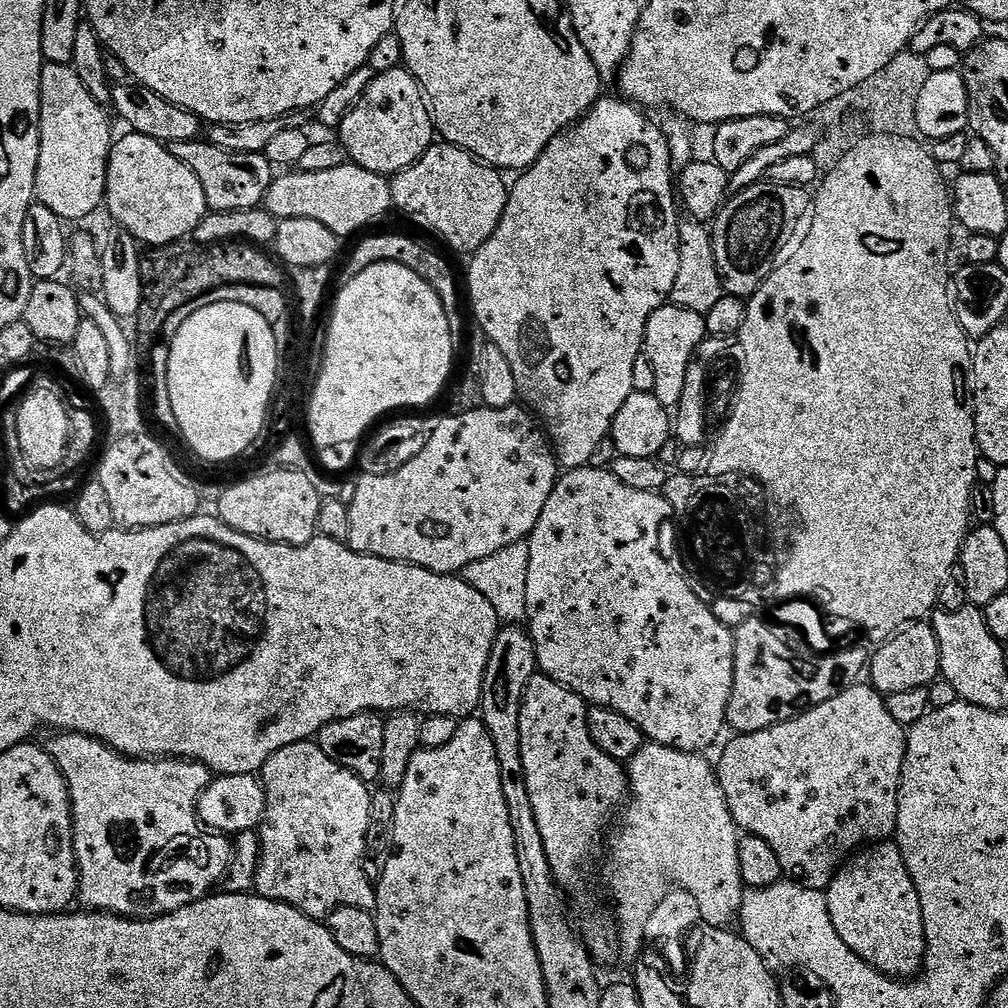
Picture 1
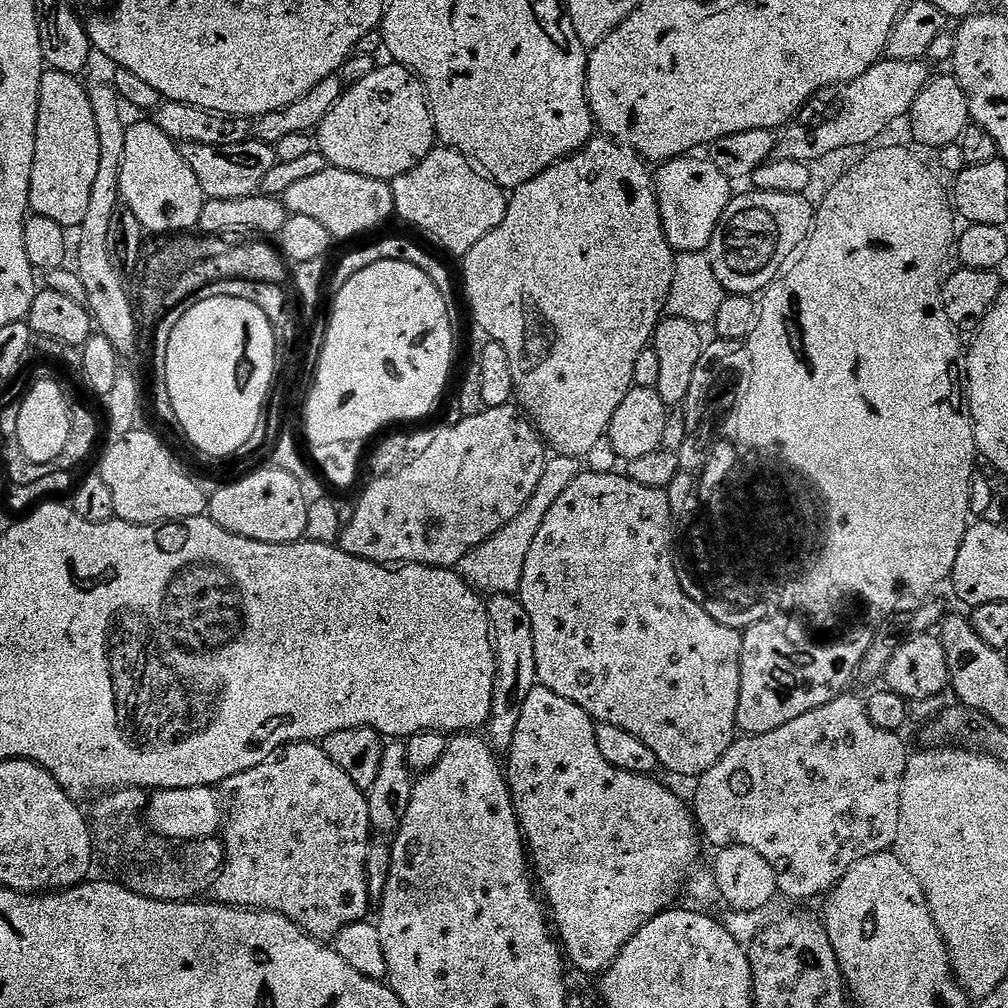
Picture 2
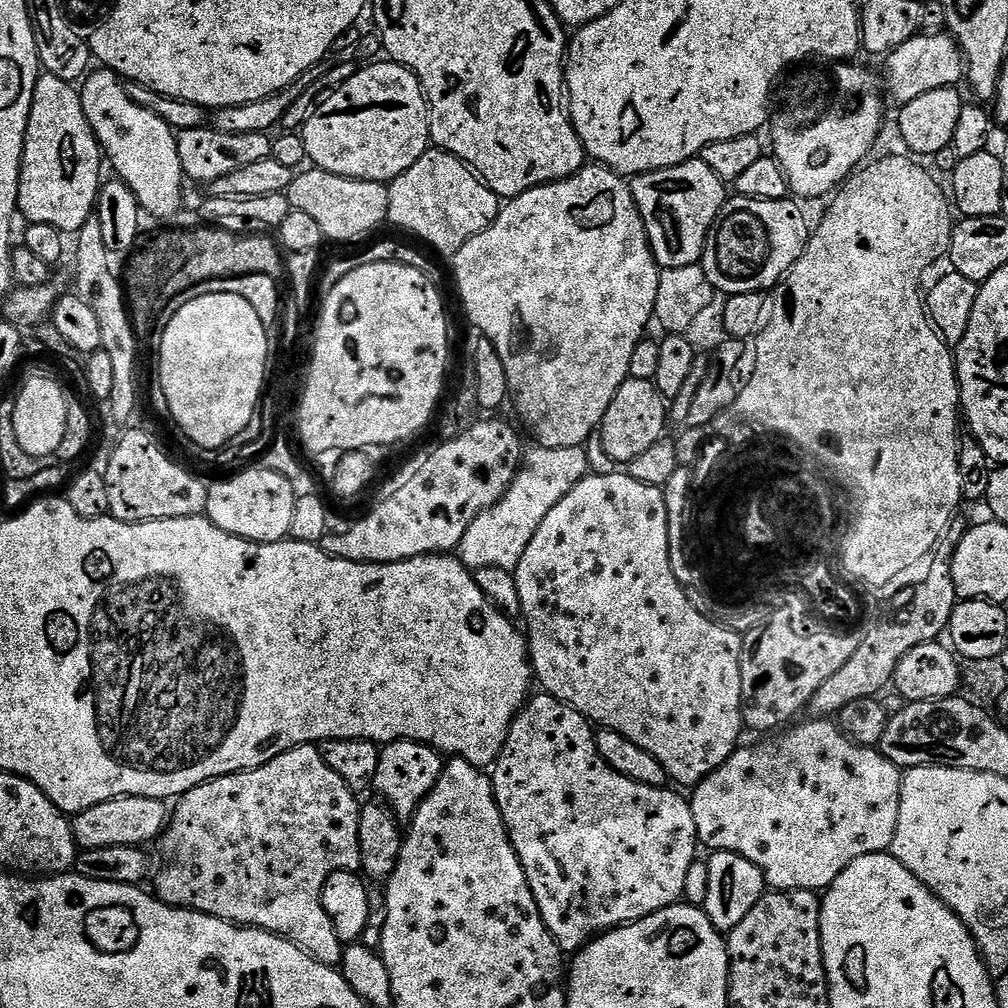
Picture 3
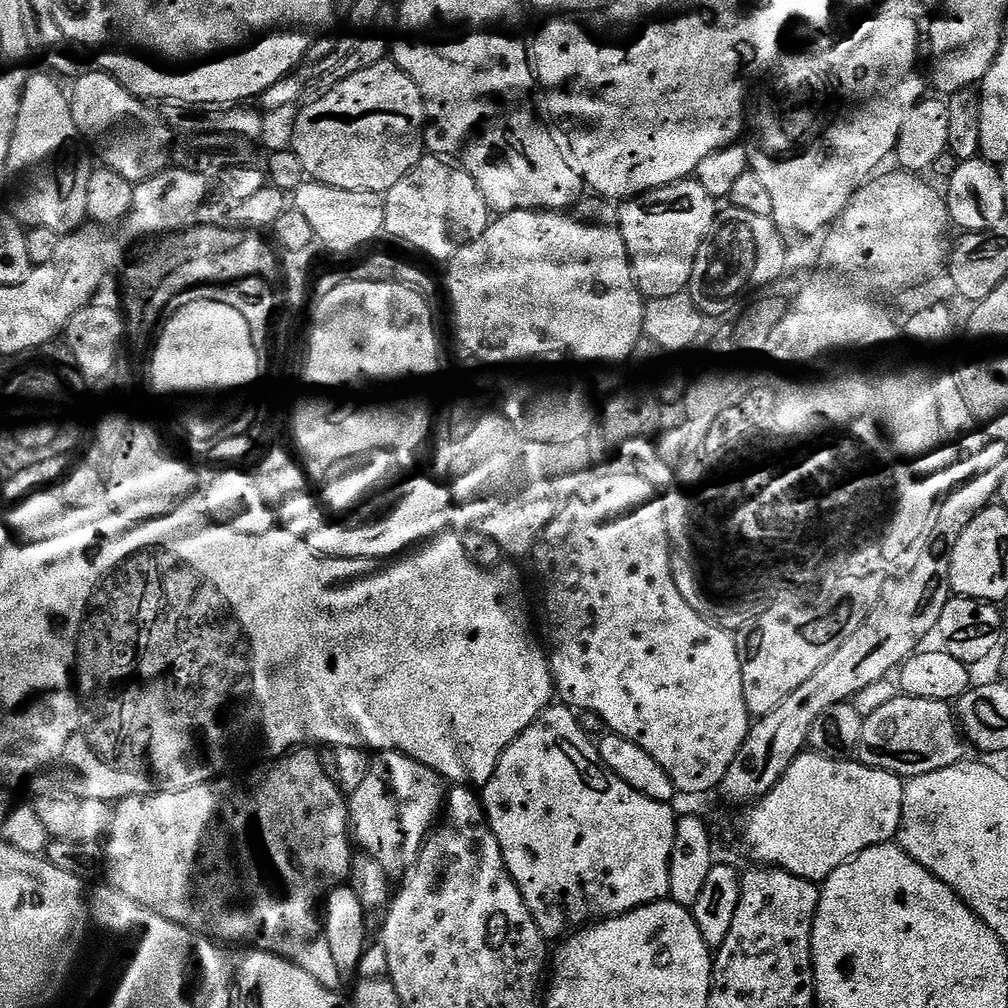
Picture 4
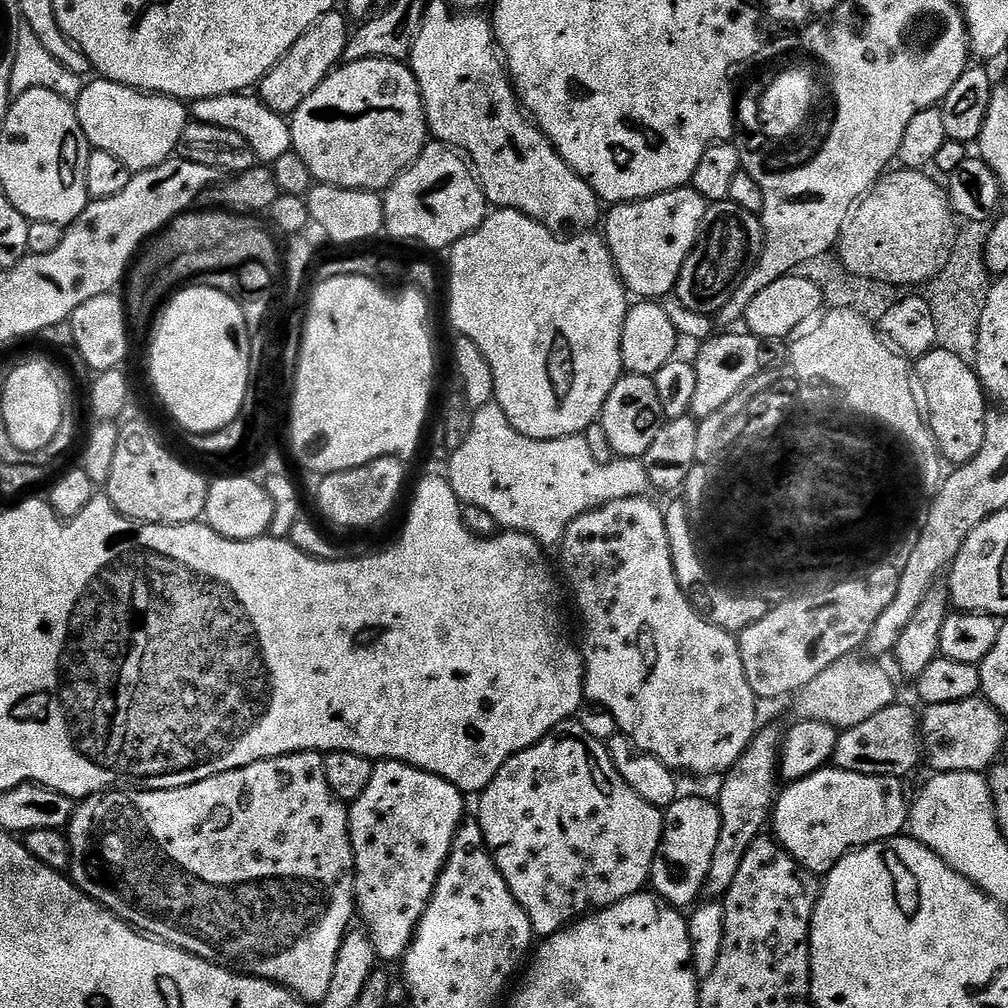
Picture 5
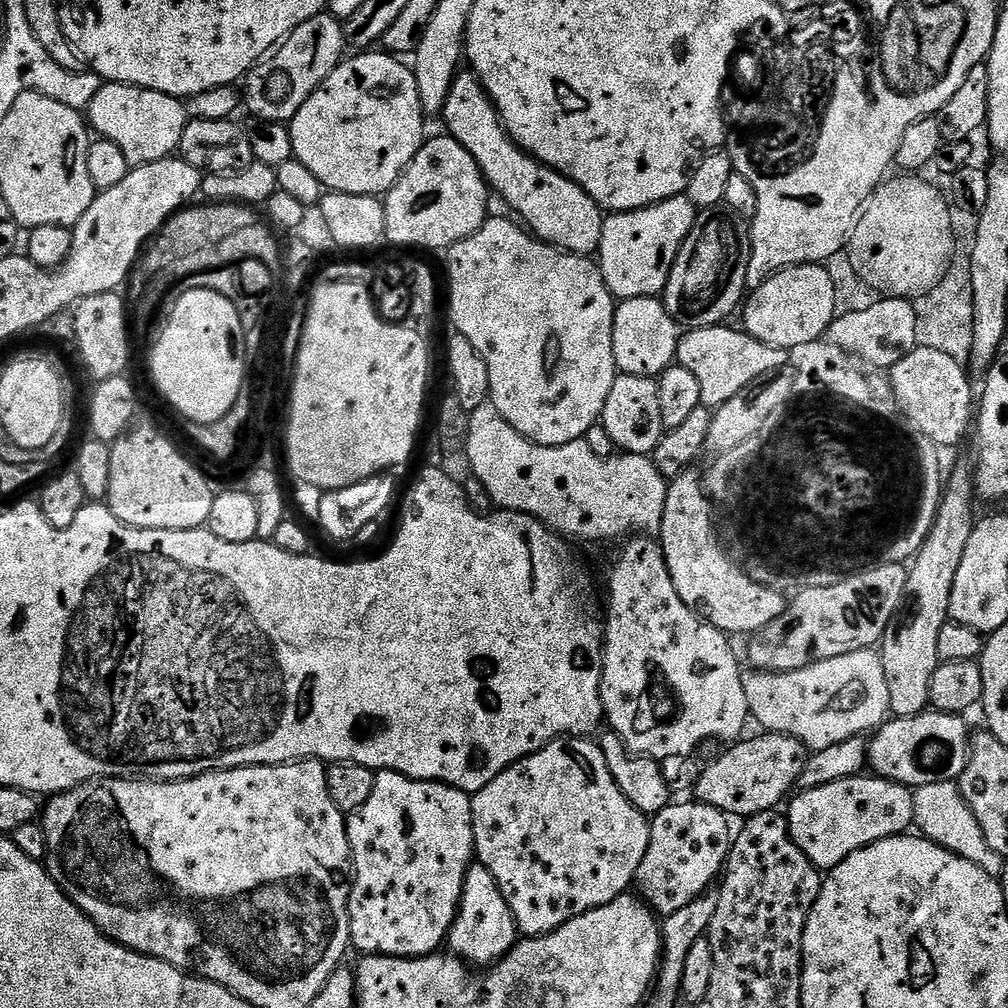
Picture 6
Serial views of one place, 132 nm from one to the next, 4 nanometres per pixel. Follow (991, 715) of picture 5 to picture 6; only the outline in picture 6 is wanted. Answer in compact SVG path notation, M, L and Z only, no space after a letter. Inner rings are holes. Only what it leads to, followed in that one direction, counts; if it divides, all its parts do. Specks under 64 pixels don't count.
M925 710L916 716L889 719L868 740L867 767L875 775L913 790L934 782L956 782L966 770L970 731L963 715Z

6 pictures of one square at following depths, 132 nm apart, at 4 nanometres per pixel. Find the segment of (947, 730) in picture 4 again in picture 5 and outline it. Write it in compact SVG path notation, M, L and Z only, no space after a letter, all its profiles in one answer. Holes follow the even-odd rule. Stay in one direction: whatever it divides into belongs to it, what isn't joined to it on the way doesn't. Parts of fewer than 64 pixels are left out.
M897 702L886 710L878 710L878 714L866 718L866 722L858 722L858 726L843 729L831 763L854 774L905 778L922 764L922 737L917 713L915 716L903 702Z

